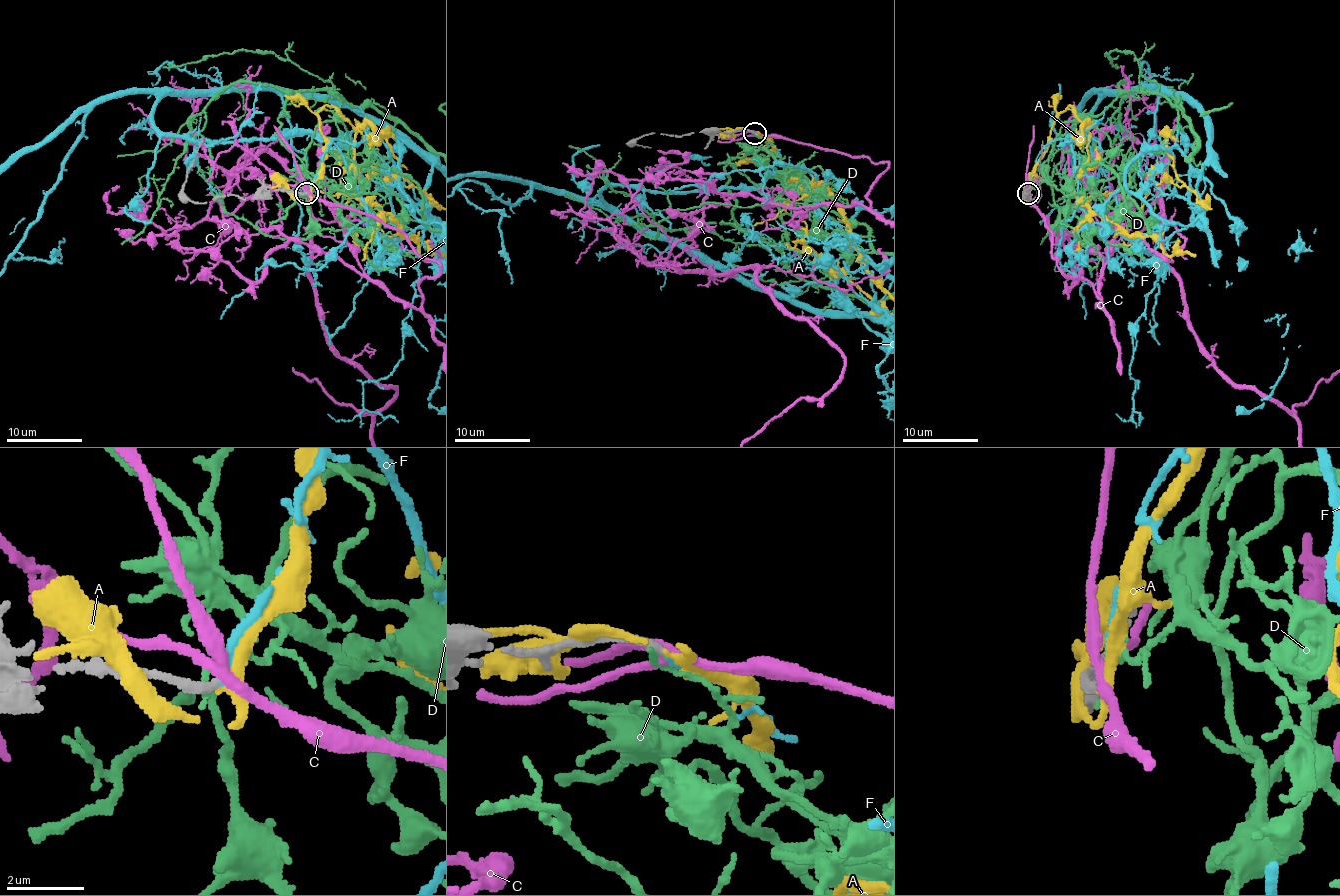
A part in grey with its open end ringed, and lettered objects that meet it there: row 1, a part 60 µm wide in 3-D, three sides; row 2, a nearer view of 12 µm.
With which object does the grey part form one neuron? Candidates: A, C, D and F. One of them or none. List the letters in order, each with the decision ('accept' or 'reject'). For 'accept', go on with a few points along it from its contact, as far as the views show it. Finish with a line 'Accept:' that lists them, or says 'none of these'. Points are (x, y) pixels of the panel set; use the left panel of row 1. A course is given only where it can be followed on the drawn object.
A: reject
C: reject
D: reject
F: accept
Accept: F

